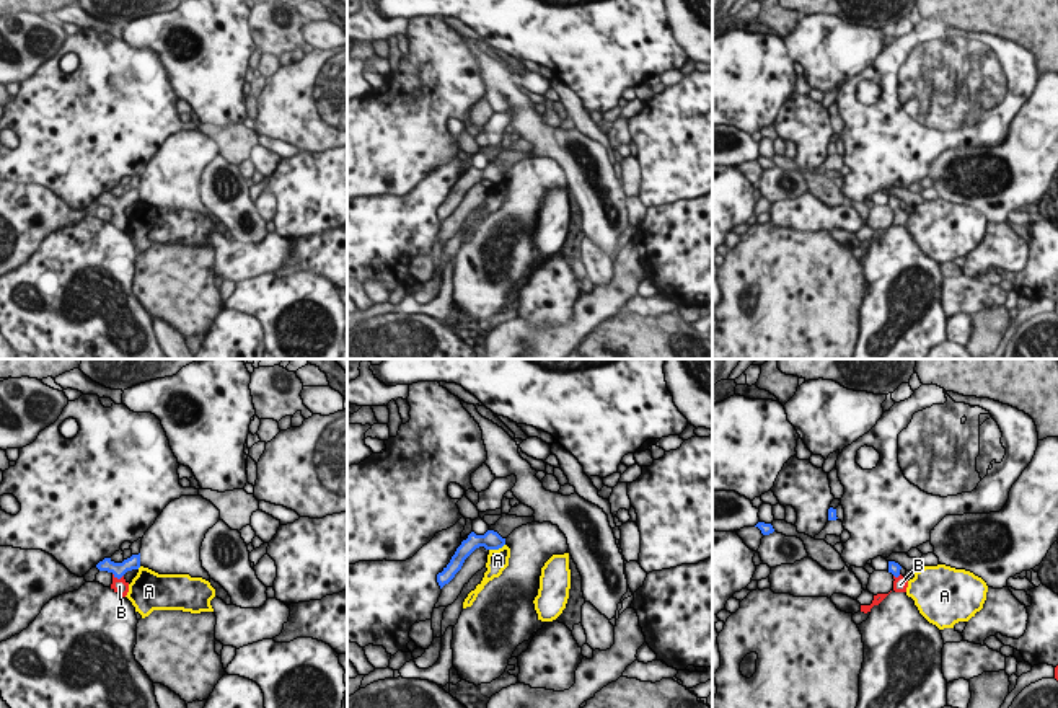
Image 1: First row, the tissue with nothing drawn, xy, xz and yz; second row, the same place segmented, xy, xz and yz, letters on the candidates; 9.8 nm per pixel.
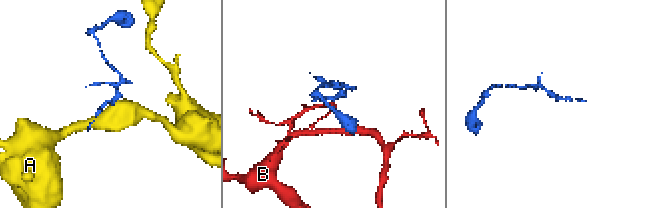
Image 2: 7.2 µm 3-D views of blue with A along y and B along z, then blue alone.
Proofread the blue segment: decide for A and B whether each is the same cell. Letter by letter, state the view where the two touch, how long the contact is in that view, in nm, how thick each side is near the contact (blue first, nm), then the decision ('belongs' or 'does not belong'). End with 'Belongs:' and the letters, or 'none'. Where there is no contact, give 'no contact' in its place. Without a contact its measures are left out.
A: meets blue in xz; contact 170 nm long; 190 nm thick on the blue side, 220 nm on the other; does not belong
B: meets blue in xy; contact 120 nm long; 140 nm thick on the blue side, 140 nm on the other; belongs
Belongs: B

